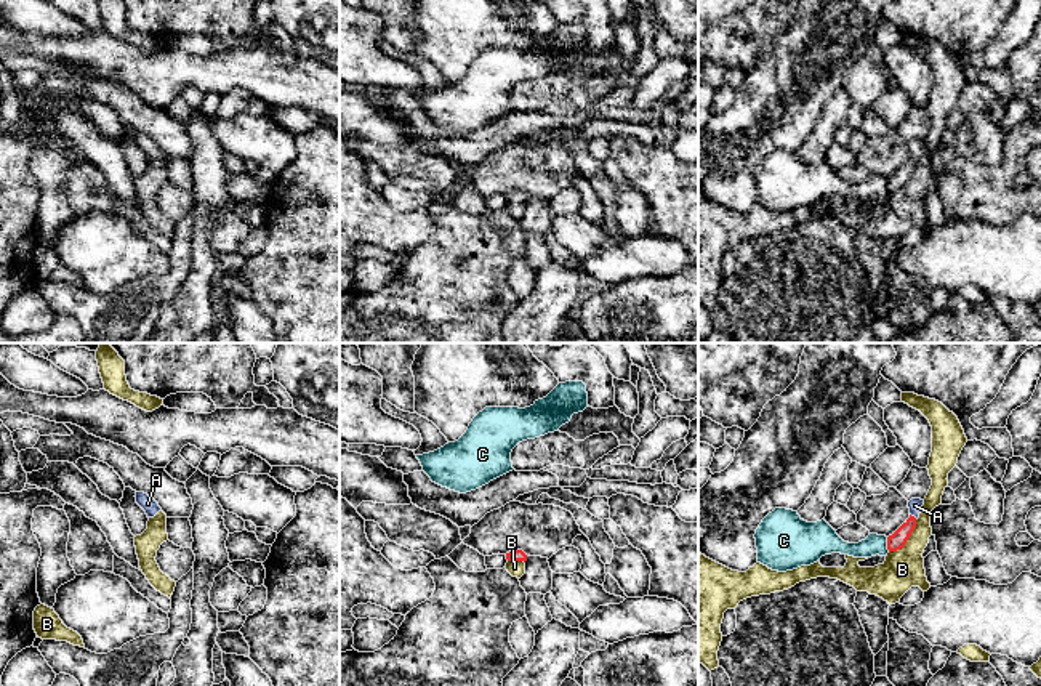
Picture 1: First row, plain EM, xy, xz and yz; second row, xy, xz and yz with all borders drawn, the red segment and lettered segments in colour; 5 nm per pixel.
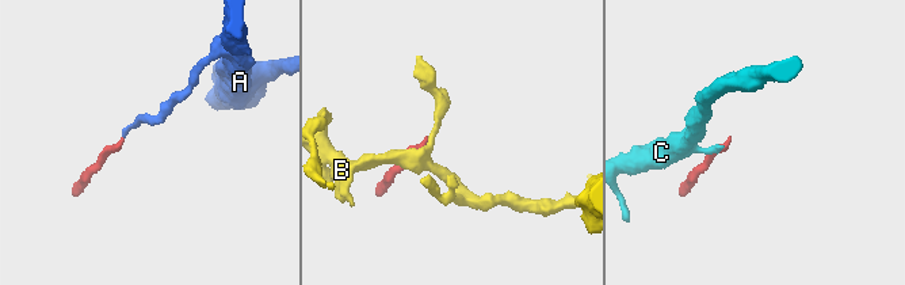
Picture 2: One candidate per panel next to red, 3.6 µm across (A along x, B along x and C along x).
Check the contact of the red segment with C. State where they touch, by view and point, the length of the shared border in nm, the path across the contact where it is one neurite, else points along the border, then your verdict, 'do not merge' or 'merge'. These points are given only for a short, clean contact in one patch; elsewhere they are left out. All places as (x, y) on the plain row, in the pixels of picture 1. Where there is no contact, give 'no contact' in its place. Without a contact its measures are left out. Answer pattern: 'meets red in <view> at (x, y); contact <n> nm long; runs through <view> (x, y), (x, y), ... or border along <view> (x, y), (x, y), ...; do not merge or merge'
meets red in yz at (888, 186); contact 80 nm long; border along yz (886, 178), (889, 193); do not merge

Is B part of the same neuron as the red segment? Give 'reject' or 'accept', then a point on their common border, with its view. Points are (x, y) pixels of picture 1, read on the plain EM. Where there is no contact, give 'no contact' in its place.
reject; contact yz (907, 180)

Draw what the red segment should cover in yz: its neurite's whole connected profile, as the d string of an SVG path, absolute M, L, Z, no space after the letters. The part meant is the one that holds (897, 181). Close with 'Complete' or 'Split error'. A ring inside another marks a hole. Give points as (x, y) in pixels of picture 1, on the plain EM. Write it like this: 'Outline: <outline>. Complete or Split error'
Outline: M911 139L908 143L910 159L892 175L887 178L887 191L897 192L905 188L906 181L910 180L911 173L916 168L916 160L922 151L924 141Z. Split error

